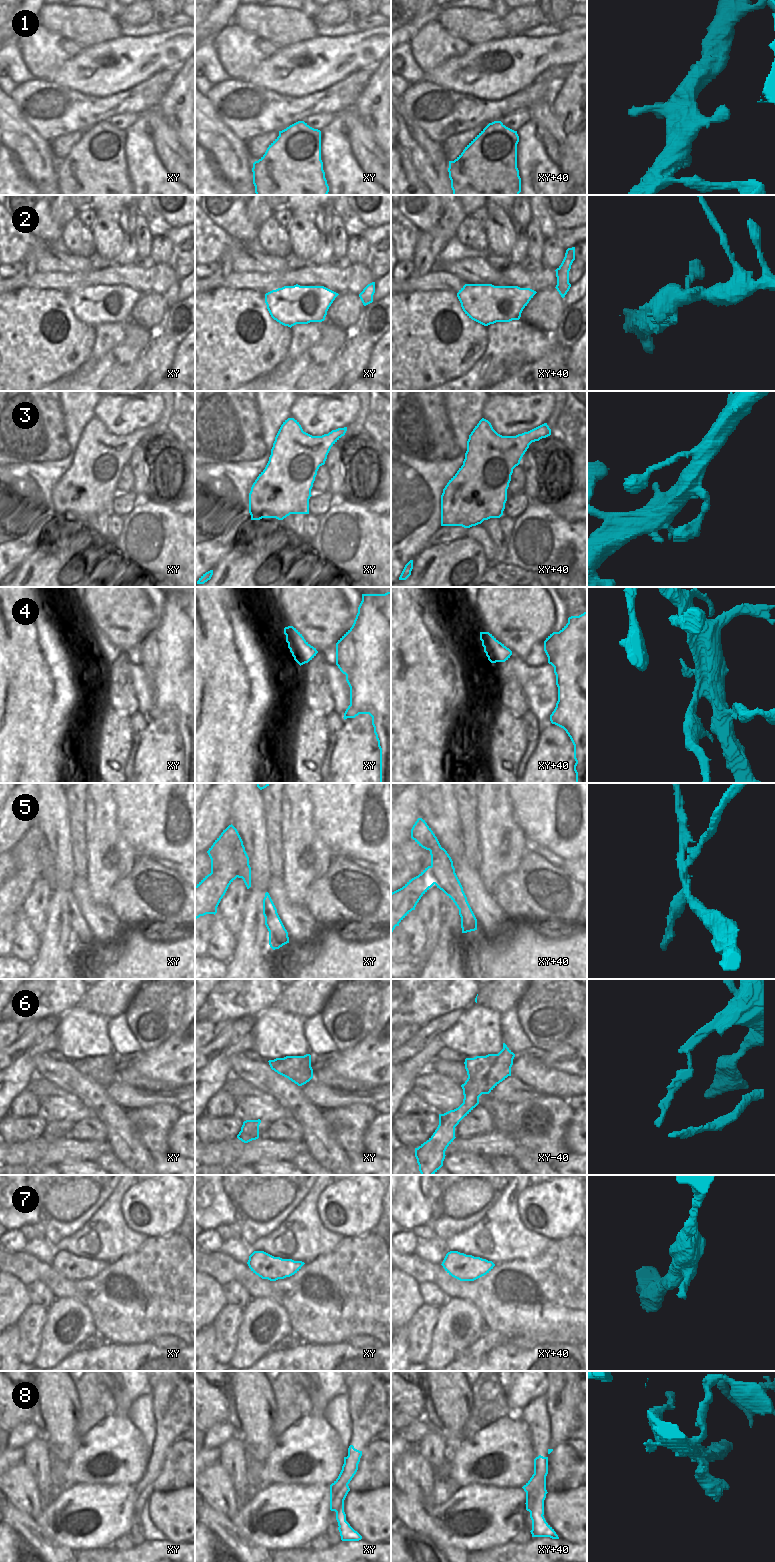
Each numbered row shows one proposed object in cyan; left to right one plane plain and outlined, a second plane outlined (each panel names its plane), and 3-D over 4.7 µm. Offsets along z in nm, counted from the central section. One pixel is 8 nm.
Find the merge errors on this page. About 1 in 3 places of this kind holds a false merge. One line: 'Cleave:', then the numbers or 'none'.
Cleave: 5, 6, 8

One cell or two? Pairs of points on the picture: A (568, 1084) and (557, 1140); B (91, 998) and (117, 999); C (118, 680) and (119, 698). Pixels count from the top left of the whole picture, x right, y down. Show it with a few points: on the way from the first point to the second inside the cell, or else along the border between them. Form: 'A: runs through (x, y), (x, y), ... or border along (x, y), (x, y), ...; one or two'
A: border along (542, 1095), (555, 1095), (565, 1099); two
B: runs through (97, 998), (111, 998); one
C: runs through (119, 684), (119, 694); one

